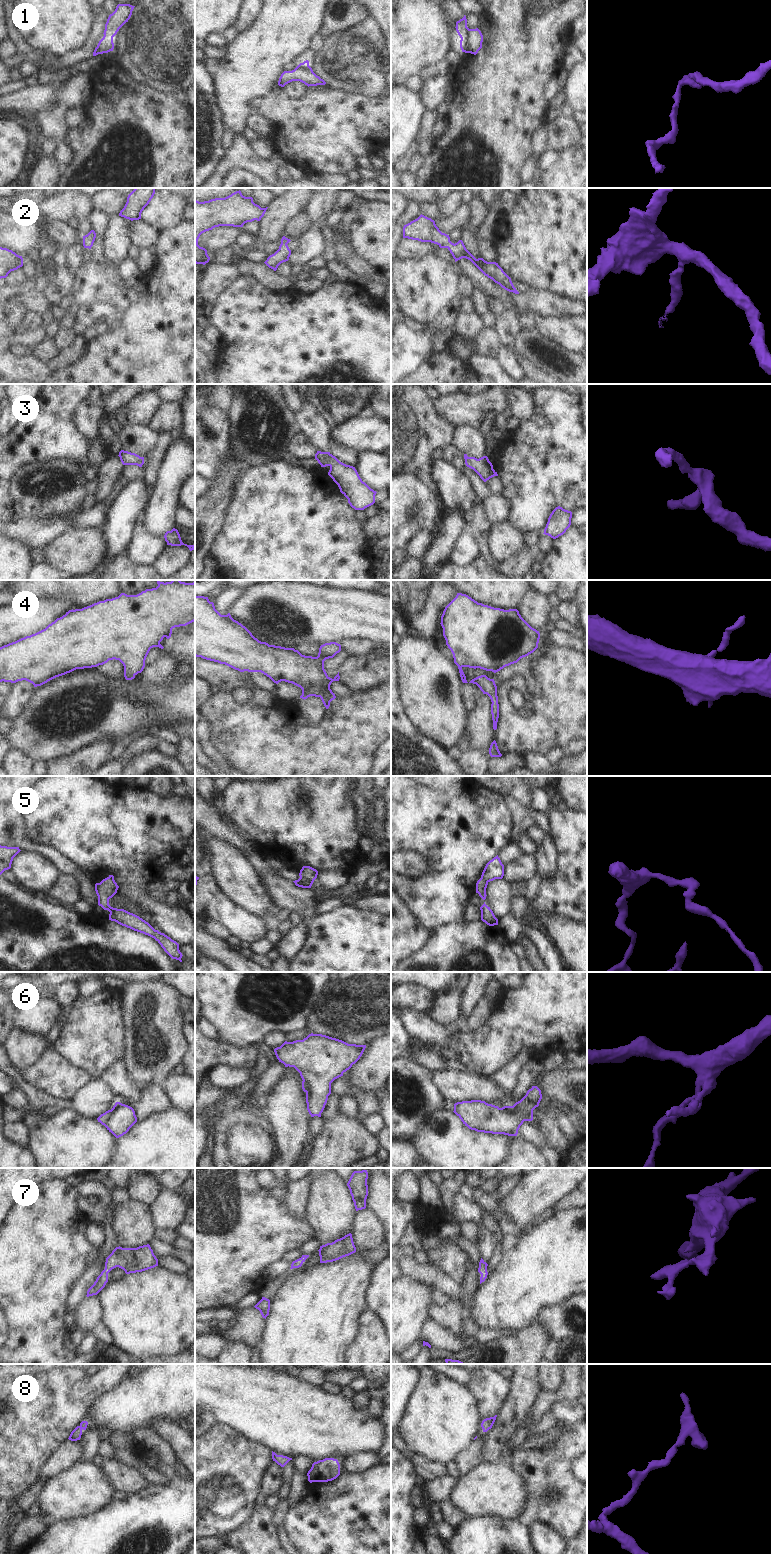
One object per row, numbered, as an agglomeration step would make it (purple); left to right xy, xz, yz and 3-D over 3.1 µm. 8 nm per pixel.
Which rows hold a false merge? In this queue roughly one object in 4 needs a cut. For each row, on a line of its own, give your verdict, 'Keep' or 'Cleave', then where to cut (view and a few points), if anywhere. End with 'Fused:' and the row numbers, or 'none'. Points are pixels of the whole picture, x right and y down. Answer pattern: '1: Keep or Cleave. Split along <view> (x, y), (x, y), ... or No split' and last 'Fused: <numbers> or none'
1: Keep. No split
2: Keep. No split
3: Keep. No split
4: Keep. No split
5: Keep. No split
6: Cleave. Split along xy (111, 1110), (104, 1125)
7: Keep. No split
8: Keep. No split
Fused: 6.

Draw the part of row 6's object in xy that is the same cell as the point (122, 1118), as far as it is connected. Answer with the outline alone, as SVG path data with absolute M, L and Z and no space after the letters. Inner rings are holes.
M116 1102L111 1109L111 1115L105 1123L105 1127L116 1138L126 1134L129 1129L137 1122L135 1111L132 1107Z

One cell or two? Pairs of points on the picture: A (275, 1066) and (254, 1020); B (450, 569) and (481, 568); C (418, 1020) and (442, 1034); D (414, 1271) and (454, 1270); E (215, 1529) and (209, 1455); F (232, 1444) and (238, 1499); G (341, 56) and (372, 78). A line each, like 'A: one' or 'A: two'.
A: two
B: one
C: one
D: two
E: one
F: one
G: one

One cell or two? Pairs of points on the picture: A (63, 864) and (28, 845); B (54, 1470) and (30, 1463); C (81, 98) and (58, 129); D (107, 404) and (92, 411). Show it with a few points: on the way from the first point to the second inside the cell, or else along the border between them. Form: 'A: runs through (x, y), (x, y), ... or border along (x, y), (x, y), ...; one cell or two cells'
A: runs through (54, 855), (37, 848); one cell
B: border along (57, 1449), (43, 1464), (37, 1479); two cells
C: runs through (71, 100), (58, 113), (58, 119); one cell
D: border along (100, 395), (102, 408), (105, 413); two cells

